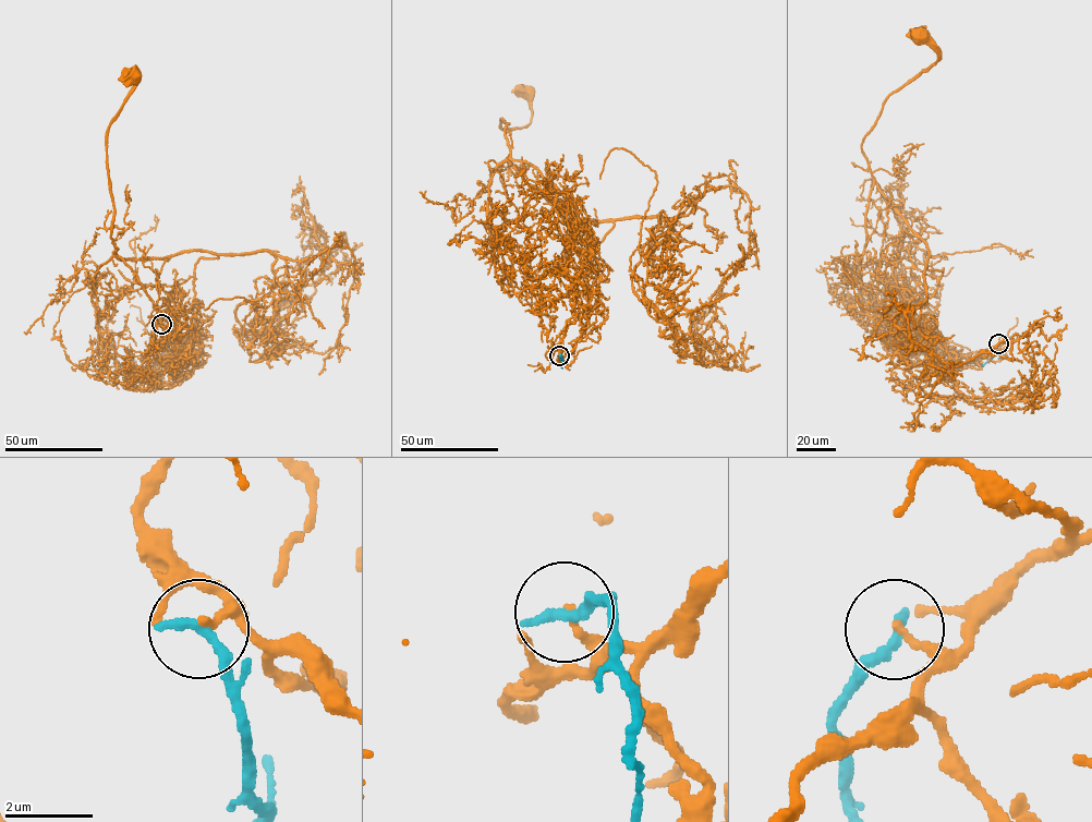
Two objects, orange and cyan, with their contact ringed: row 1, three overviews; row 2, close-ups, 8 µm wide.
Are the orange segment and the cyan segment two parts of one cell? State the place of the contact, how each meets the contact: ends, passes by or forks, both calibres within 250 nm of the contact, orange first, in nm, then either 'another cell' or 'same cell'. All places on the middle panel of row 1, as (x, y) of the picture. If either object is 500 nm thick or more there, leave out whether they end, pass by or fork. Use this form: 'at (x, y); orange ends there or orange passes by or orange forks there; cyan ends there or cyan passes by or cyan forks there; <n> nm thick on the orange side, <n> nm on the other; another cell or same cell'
at (559, 355); orange ends there; cyan ends there; 160 nm thick on the orange side, 300 nm on the other; another cell

